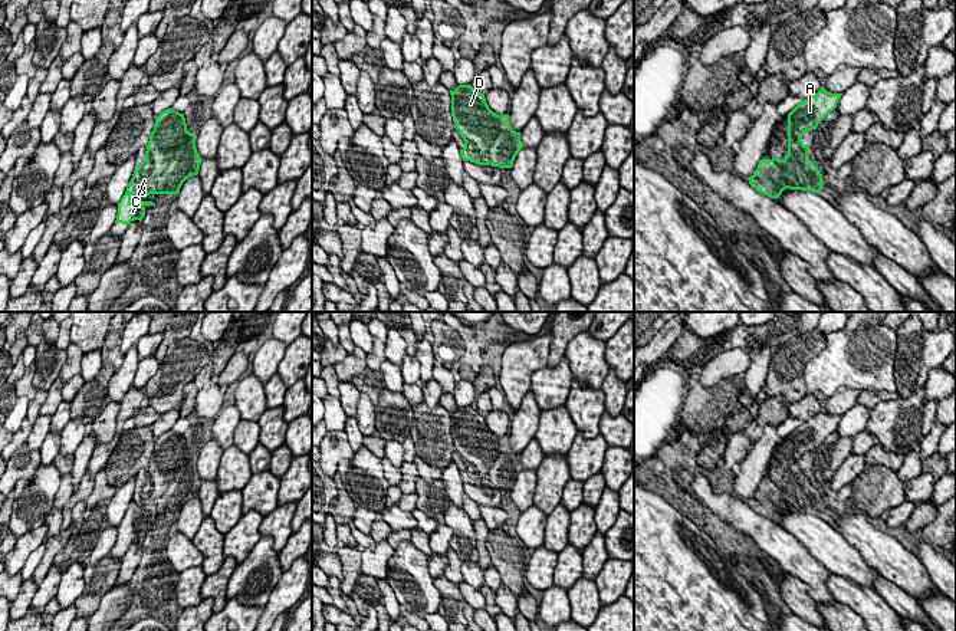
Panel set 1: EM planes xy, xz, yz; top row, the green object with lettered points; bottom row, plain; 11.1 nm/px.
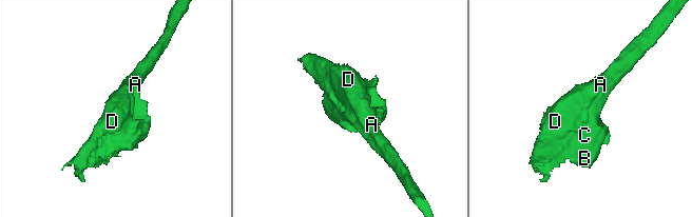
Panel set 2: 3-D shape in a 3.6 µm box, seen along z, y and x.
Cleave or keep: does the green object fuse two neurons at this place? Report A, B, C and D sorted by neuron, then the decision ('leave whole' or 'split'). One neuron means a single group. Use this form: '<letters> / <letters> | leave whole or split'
A B C D | leave whole

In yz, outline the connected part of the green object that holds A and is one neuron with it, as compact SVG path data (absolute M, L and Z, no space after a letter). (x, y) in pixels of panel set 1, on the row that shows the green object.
M821 88L788 114L788 154L783 160L760 160L758 168L748 177L752 188L771 198L778 198L786 188L821 193L822 174L809 160L809 145L801 138L806 131L817 129L818 124L837 108L841 95Z

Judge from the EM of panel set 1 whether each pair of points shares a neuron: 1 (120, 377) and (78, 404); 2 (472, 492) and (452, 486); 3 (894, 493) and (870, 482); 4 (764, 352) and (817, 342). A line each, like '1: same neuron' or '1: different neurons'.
1: different neurons
2: different neurons
3: same neuron
4: different neurons

